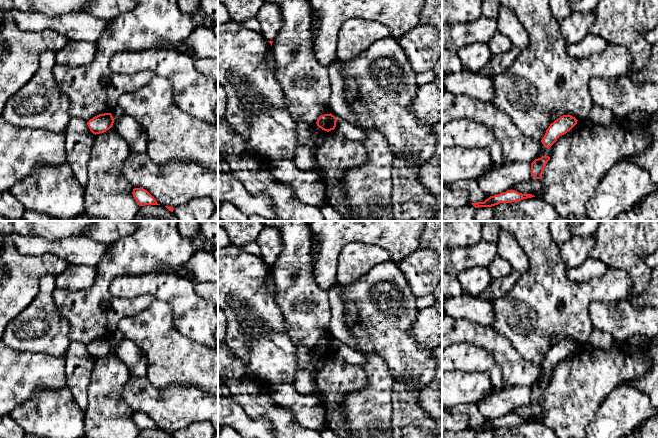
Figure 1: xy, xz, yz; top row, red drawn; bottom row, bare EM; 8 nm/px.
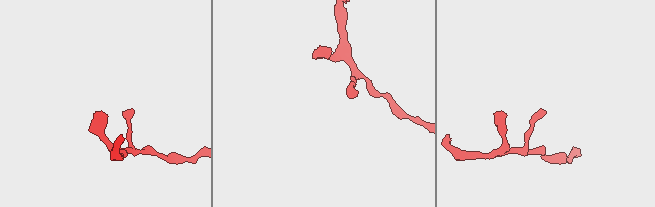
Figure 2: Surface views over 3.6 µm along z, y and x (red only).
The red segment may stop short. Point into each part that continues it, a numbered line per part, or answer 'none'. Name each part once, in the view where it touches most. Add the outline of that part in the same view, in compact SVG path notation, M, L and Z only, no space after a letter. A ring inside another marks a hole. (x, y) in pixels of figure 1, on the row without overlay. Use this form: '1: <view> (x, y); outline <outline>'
none

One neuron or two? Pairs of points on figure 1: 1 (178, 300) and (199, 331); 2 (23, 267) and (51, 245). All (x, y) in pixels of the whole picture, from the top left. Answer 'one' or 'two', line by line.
1: one
2: two

